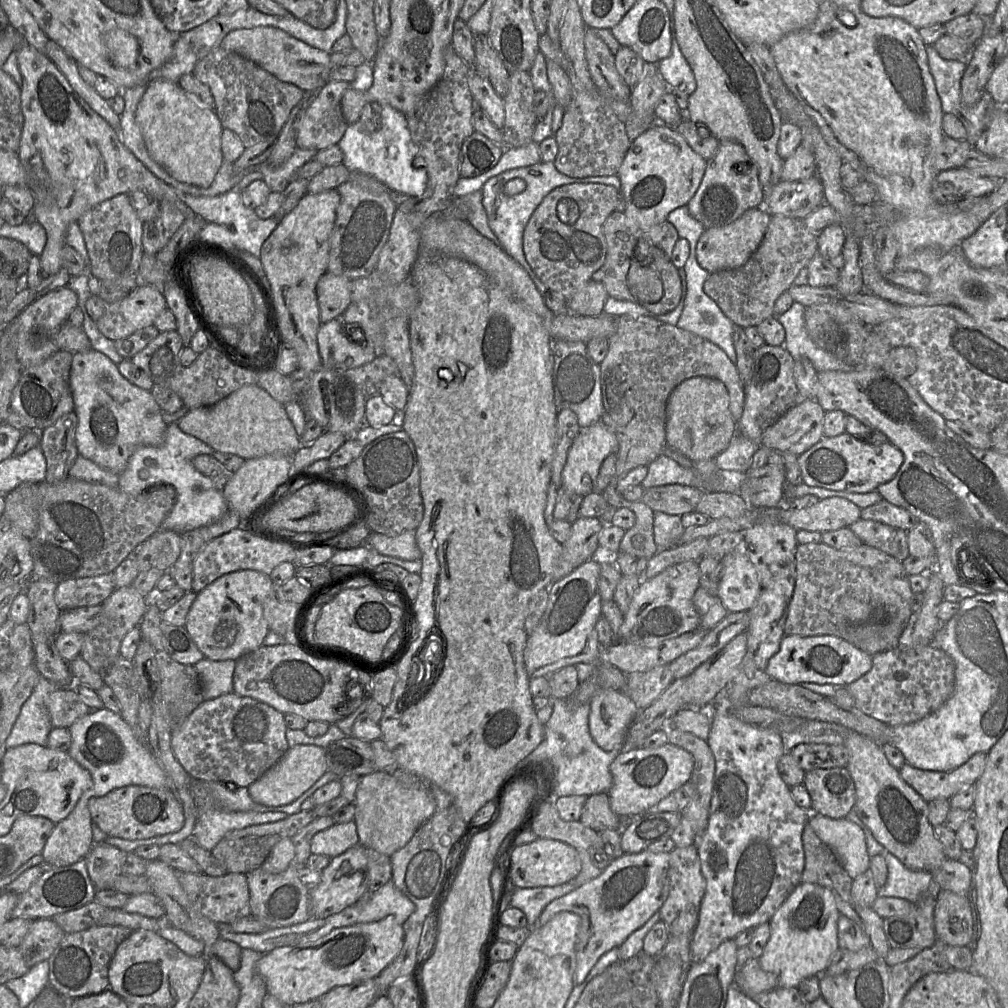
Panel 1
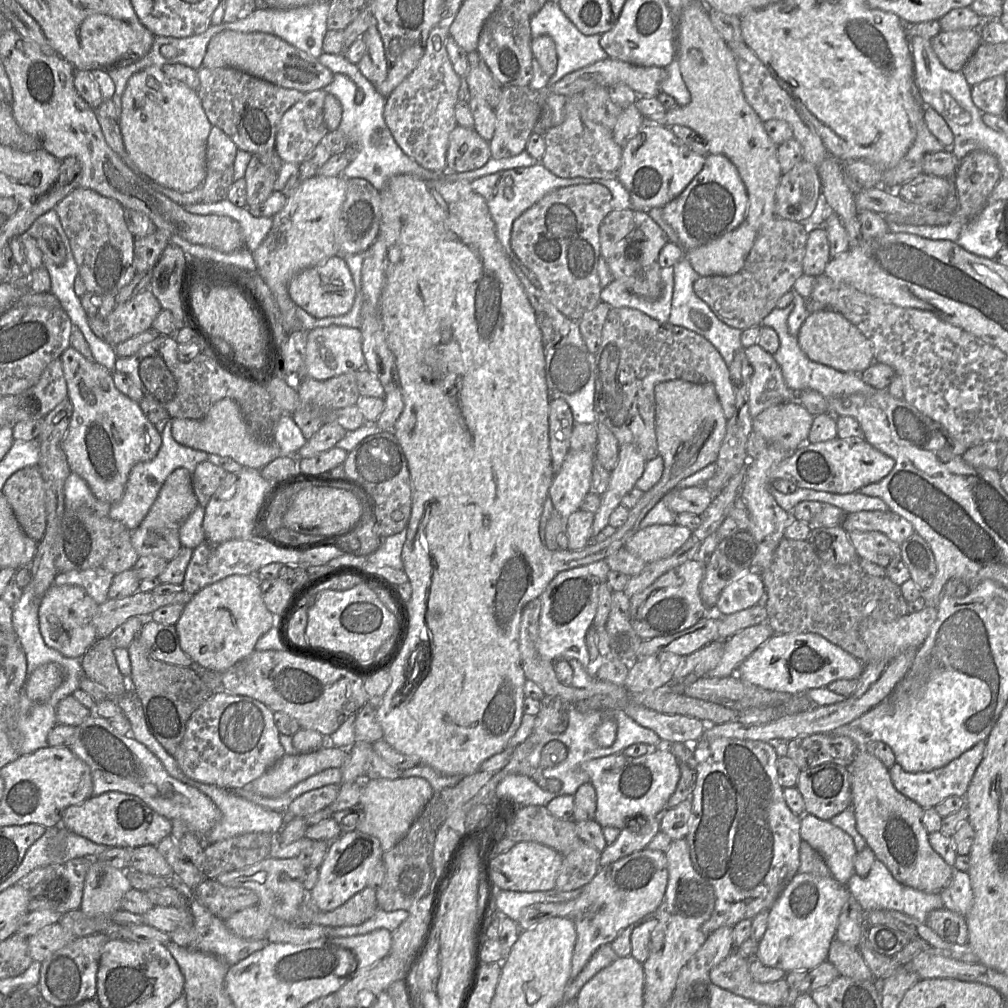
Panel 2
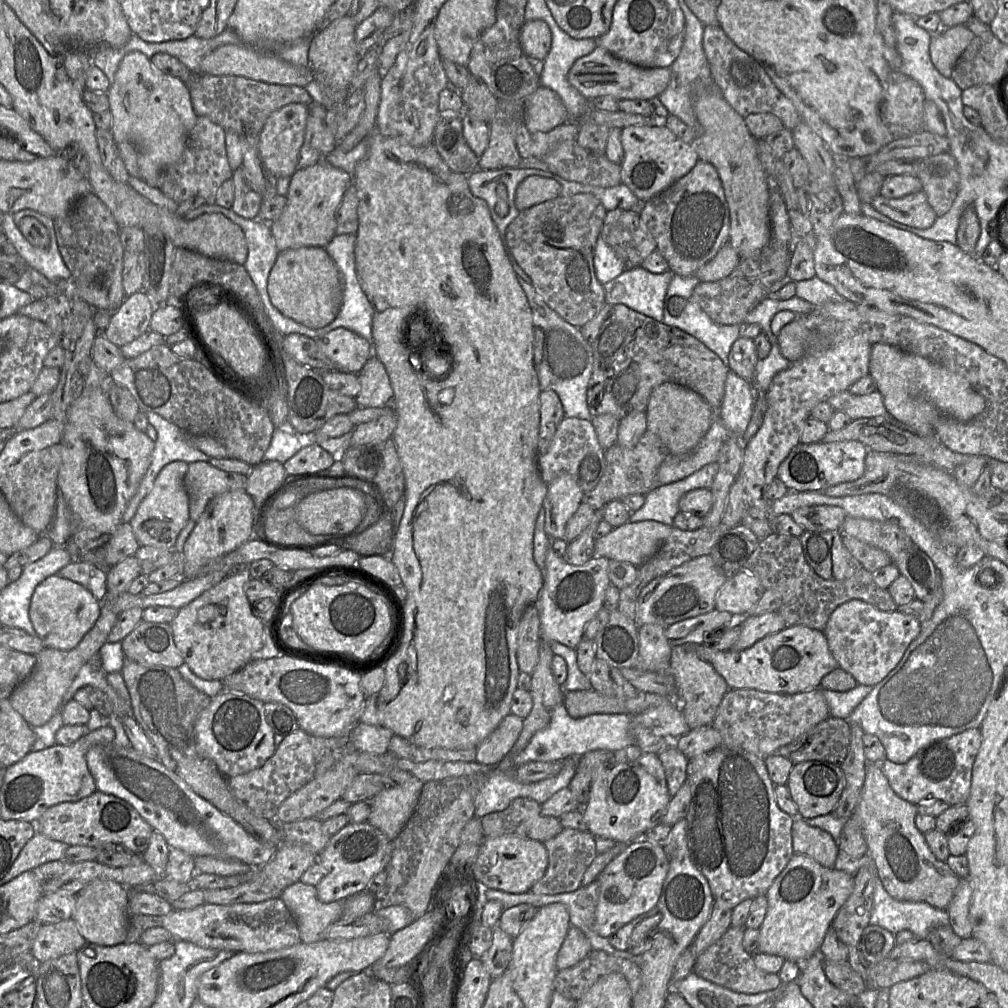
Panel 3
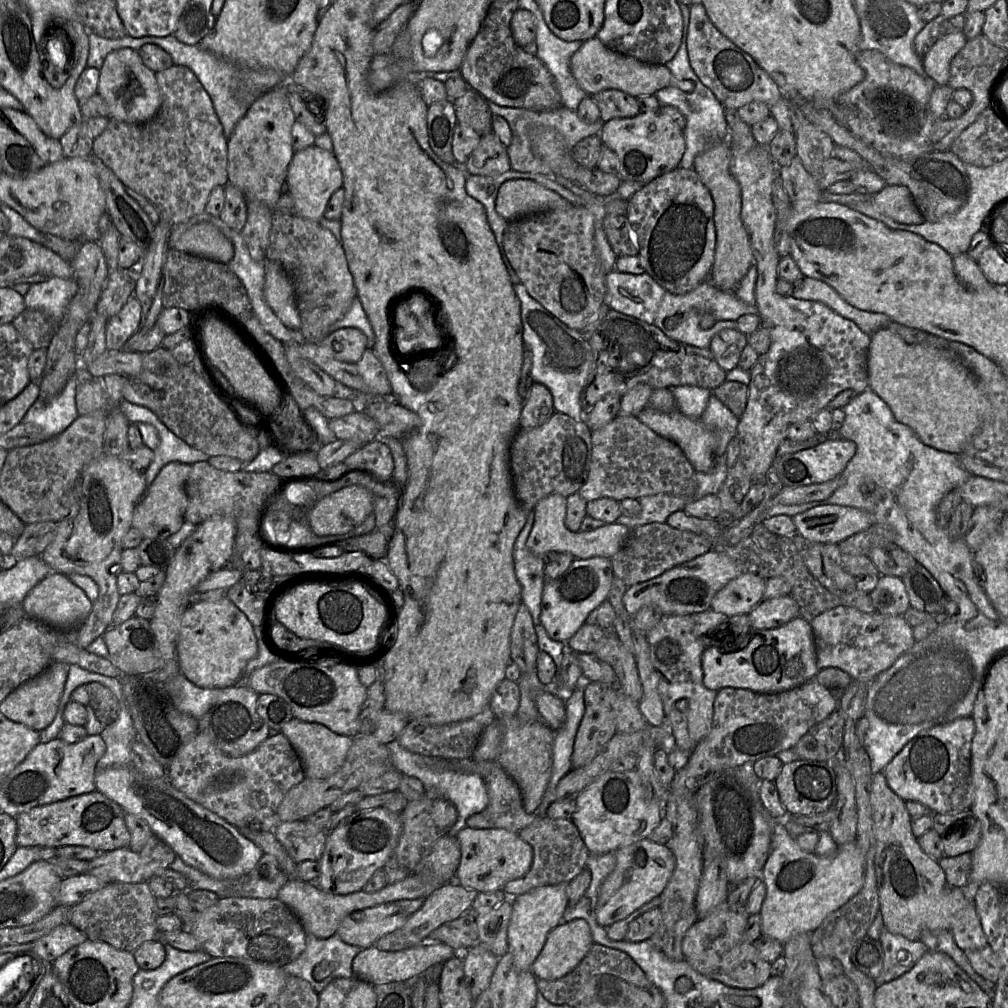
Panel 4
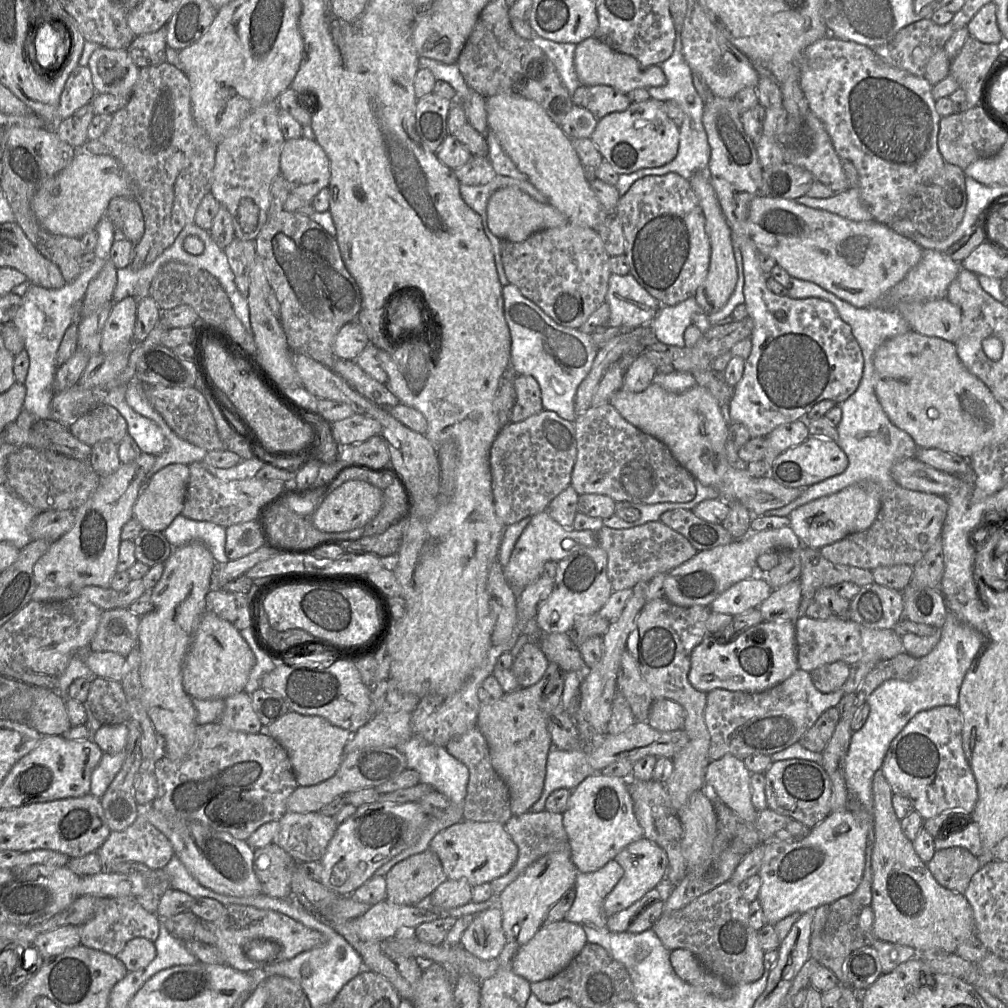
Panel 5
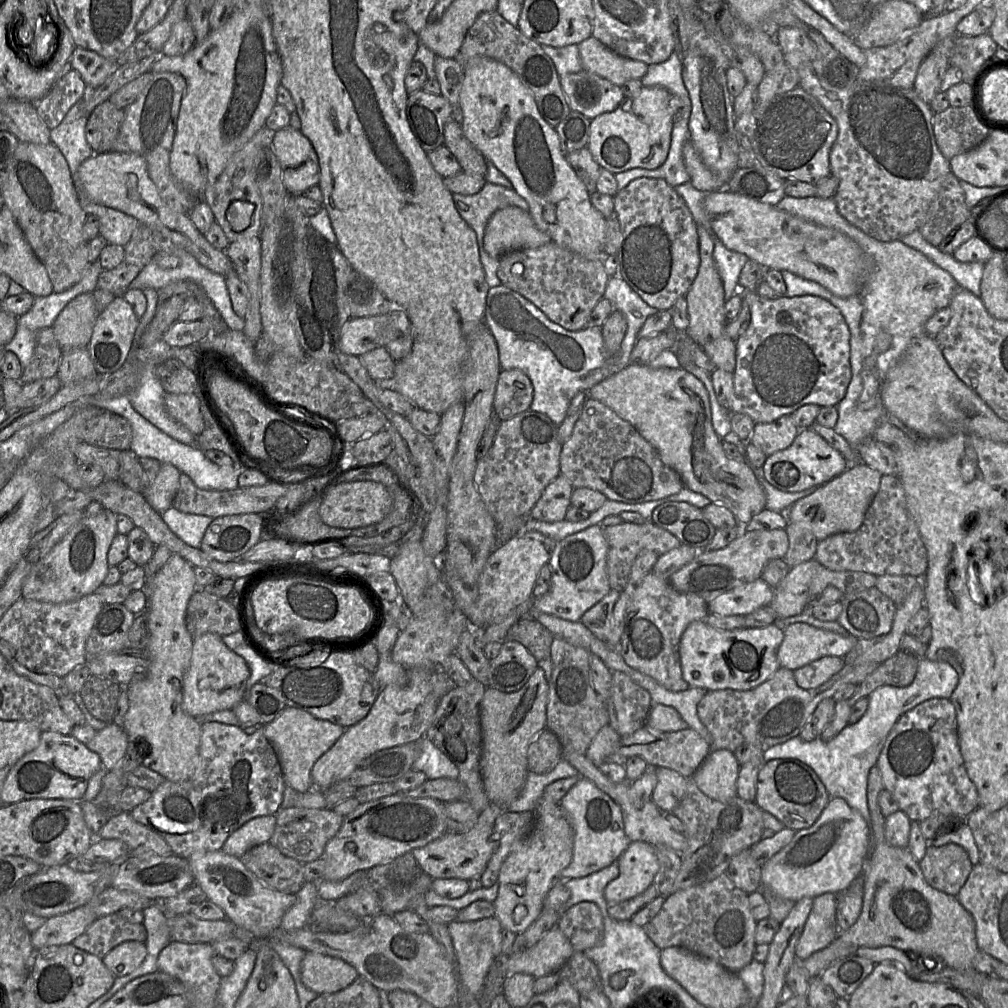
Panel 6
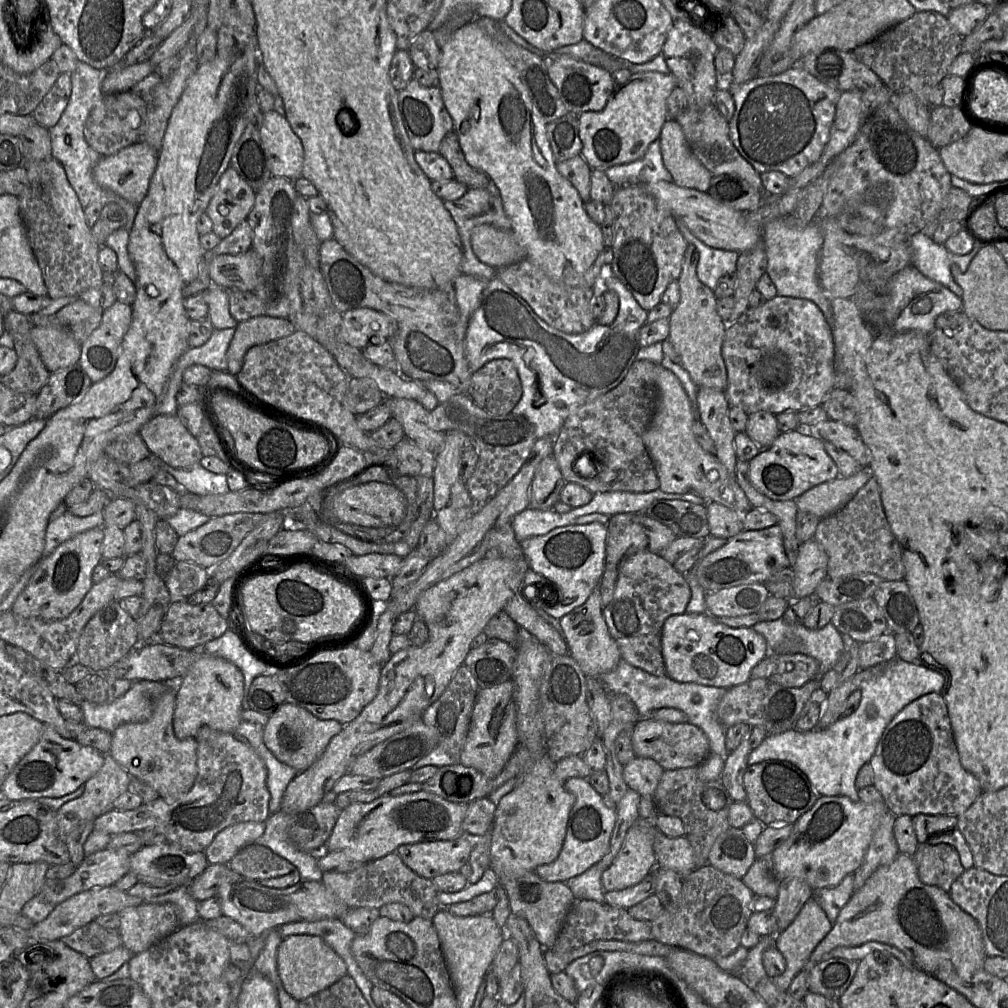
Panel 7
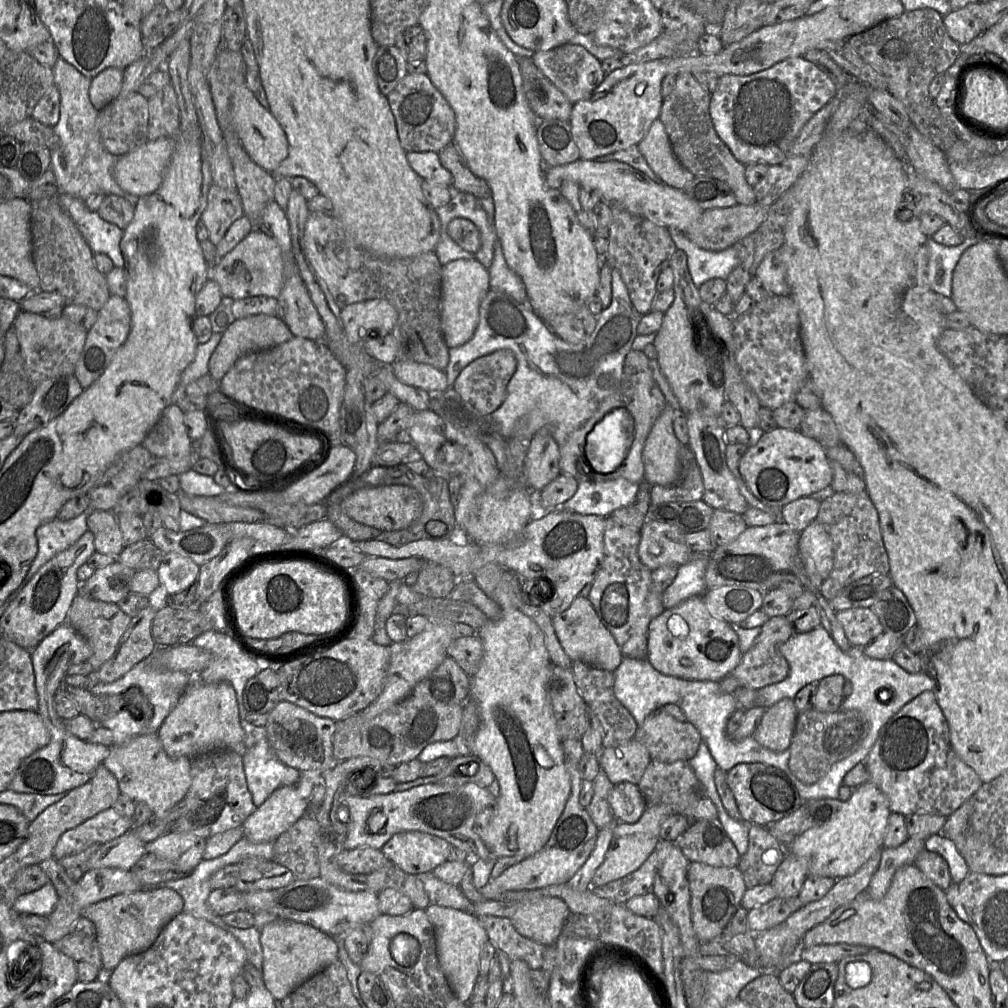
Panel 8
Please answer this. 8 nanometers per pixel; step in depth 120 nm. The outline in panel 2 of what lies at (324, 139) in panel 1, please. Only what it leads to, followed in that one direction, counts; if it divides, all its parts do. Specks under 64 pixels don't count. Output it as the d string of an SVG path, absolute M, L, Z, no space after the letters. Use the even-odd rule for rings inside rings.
M324 90L306 93L302 100L289 108L282 116L275 137L275 152L283 163L300 164L329 132L323 118L324 101L327 96Z

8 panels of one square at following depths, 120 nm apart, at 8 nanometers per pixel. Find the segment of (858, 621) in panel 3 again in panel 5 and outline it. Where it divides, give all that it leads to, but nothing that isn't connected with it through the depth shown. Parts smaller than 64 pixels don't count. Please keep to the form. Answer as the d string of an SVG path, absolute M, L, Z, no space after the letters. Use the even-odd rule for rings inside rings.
M803 616L794 621L794 627L798 667L807 672L837 661L848 665L856 662L879 663L904 652L901 641L903 634L898 633L895 628L870 629L844 616L824 620Z

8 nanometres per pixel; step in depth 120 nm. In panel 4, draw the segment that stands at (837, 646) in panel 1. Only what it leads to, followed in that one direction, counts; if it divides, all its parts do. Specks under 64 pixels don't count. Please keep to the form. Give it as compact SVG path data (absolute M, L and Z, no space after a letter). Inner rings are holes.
M799 616L777 628L751 631L735 649L705 648L701 664L704 686L715 691L733 687L757 693L778 693L814 679L819 672L811 625Z

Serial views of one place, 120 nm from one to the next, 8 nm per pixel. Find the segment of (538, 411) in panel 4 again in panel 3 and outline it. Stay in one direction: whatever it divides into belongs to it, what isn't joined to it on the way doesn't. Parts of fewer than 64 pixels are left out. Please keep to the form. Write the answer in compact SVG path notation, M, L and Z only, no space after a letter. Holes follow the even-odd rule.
M544 390L540 393L540 426L538 453L547 451L559 423L565 417L562 403L556 392Z

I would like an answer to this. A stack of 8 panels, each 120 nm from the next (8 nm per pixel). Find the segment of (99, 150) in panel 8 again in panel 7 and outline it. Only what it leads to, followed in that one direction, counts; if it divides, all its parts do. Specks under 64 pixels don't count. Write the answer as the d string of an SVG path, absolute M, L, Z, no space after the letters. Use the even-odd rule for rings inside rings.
M78 61L75 70L70 73L72 88L69 102L57 124L48 130L52 157L64 167L67 179L75 190L81 206L86 208L93 203L100 203L104 206L110 202L120 205L127 217L124 228L129 231L133 226L138 206L96 183L93 178L93 169L102 156L88 144L84 135L85 124L91 111L104 96L101 84L109 70L107 68L96 69Z

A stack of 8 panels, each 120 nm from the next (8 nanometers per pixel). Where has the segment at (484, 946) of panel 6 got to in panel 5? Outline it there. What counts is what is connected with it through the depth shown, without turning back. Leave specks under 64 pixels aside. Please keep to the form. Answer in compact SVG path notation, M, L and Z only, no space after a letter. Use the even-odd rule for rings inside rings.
M499 906L477 914L460 940L460 944L467 951L483 960L497 959L505 943Z

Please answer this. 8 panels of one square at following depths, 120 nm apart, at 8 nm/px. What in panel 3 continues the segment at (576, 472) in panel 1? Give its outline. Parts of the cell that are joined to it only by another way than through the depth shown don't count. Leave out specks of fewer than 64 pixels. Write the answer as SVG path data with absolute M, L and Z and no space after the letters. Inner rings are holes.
M567 474L555 478L548 485L543 501L545 509L545 533L550 540L563 538L568 521L579 507L584 492L575 479Z

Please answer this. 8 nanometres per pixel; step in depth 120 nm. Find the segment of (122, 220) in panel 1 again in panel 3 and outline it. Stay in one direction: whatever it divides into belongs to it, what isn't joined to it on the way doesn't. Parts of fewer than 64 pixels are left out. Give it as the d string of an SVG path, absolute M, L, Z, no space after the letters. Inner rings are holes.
M94 193L81 196L70 211L54 220L54 230L58 250L64 263L72 273L77 296L98 310L116 311L126 296L122 283L123 259L125 250L120 241L120 227L109 208Z

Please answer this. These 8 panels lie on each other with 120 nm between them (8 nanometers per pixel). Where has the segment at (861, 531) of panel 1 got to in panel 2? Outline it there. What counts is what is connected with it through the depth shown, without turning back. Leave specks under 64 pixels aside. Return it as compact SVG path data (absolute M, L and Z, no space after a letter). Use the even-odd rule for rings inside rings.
M848 532L848 538L857 555L882 567L896 564L901 560L901 545L880 532Z

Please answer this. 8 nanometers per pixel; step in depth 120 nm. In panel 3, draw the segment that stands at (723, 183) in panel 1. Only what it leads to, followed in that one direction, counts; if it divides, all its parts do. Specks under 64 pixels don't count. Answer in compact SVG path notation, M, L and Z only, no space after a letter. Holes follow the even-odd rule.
M699 160L692 170L667 189L643 203L640 220L656 242L669 271L687 277L710 261L729 239L730 216L715 167Z

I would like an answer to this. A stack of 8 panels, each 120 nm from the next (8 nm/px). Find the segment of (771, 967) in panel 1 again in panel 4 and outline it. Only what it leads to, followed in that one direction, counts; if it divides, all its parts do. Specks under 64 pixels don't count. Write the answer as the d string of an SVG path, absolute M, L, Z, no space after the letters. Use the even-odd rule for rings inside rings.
M775 822L771 839L771 850L761 873L761 880L763 881L766 887L766 896L760 911L762 921L762 934L771 937L783 944L791 937L799 933L812 933L820 926L823 920L830 913L832 913L833 911L837 910L839 907L844 905L847 901L849 901L854 895L856 895L859 892L859 890L863 885L864 872L865 872L865 859L856 841L844 845L839 845L837 851L830 856L819 856L816 853L806 852L802 850L795 842L794 837L789 835L784 824L782 822Z

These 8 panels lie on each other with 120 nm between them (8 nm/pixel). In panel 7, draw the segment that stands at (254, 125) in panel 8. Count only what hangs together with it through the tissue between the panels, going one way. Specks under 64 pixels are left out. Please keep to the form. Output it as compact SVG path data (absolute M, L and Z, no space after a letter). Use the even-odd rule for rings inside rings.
M275 109L263 113L259 134L268 152L273 176L284 177L292 182L302 177L303 145L286 117Z

